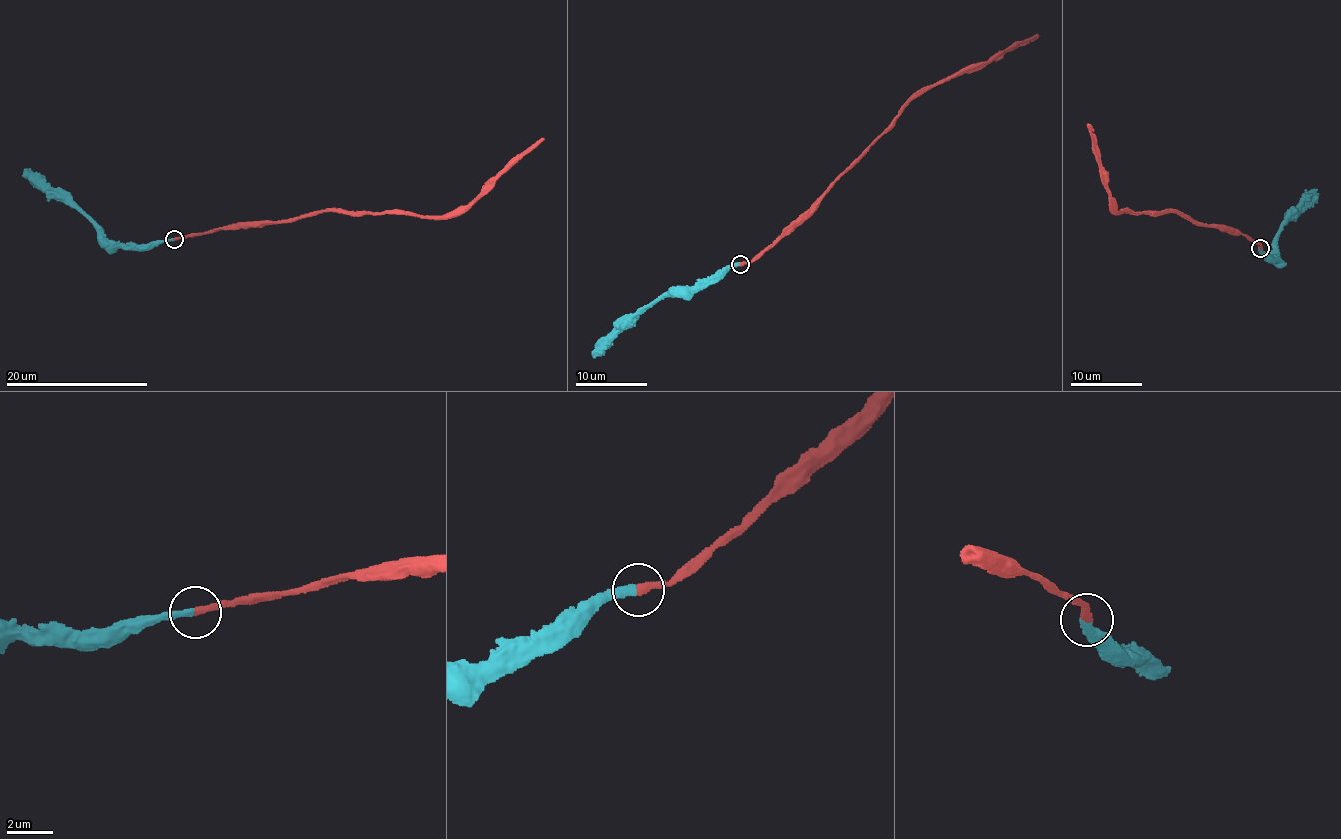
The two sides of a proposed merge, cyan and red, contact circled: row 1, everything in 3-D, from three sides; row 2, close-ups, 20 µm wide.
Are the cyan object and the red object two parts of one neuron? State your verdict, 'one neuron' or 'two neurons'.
one neuron

